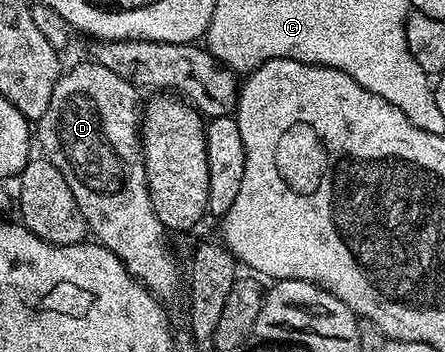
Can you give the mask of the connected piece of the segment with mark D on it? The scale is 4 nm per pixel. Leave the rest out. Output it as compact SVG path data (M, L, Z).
M86 60L69 71L67 69L55 84L45 113L36 122L36 140L45 159L62 170L87 229L91 235L92 232L95 235L95 241L122 260L128 272L154 296L166 300L178 284L178 272L171 254L166 252L163 245L166 235L163 224L153 214L149 200L139 143L140 101L136 98L135 90L131 81L93 60Z

